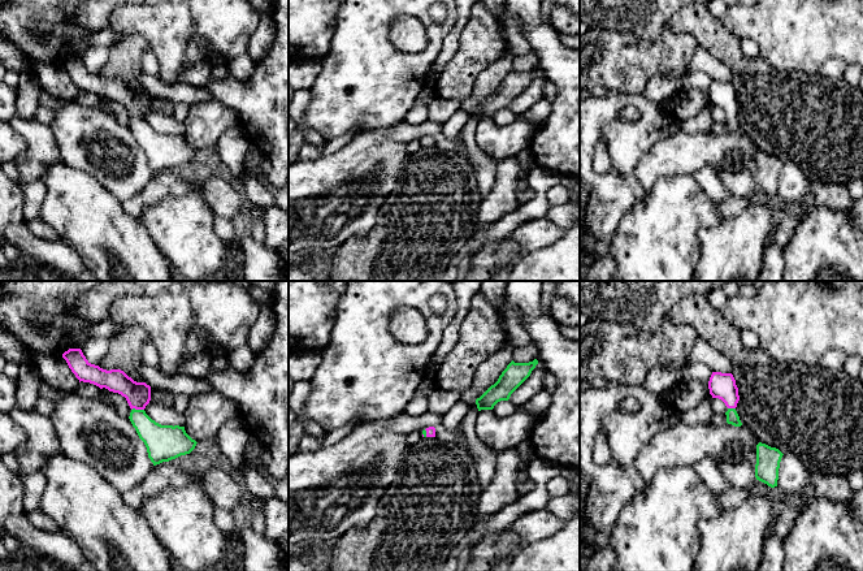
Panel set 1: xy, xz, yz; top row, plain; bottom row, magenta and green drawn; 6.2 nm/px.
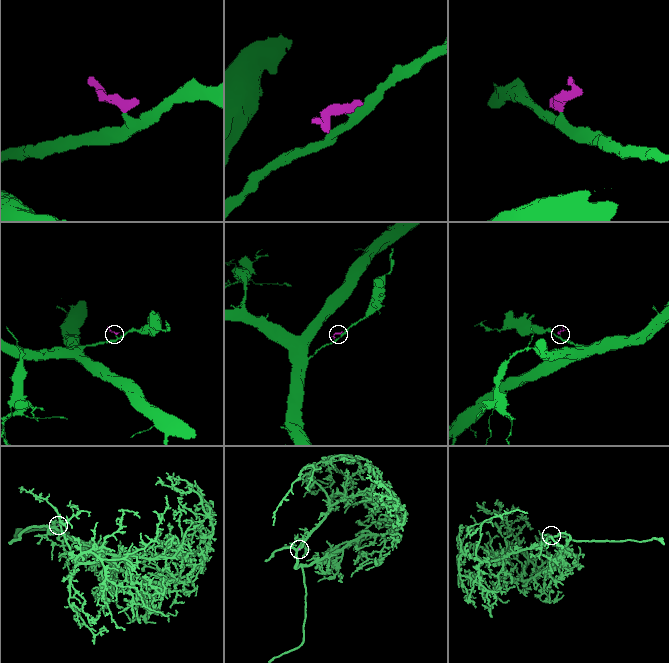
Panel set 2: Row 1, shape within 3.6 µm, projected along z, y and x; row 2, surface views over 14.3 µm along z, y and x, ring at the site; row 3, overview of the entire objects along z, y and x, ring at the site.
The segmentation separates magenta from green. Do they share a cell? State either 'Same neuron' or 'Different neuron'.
Same neuron

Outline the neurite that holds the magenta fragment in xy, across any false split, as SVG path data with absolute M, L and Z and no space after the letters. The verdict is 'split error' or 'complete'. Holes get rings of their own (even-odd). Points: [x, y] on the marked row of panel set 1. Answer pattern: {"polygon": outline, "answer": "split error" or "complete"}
{"polygon": "M69 349L62 358L79 382L90 382L126 398L131 408L129 419L144 442L153 466L190 454L195 449L198 442L186 433L185 427L161 425L146 414L144 408L151 401L149 385L134 381L121 369L107 371L91 364L81 349Z", "answer": "split error"}

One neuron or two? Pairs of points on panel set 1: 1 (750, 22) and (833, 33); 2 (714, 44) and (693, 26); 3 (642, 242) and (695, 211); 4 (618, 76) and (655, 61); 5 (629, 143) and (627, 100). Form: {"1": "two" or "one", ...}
{"1": "one", "2": "one", "3": "one", "4": "one", "5": "one"}

